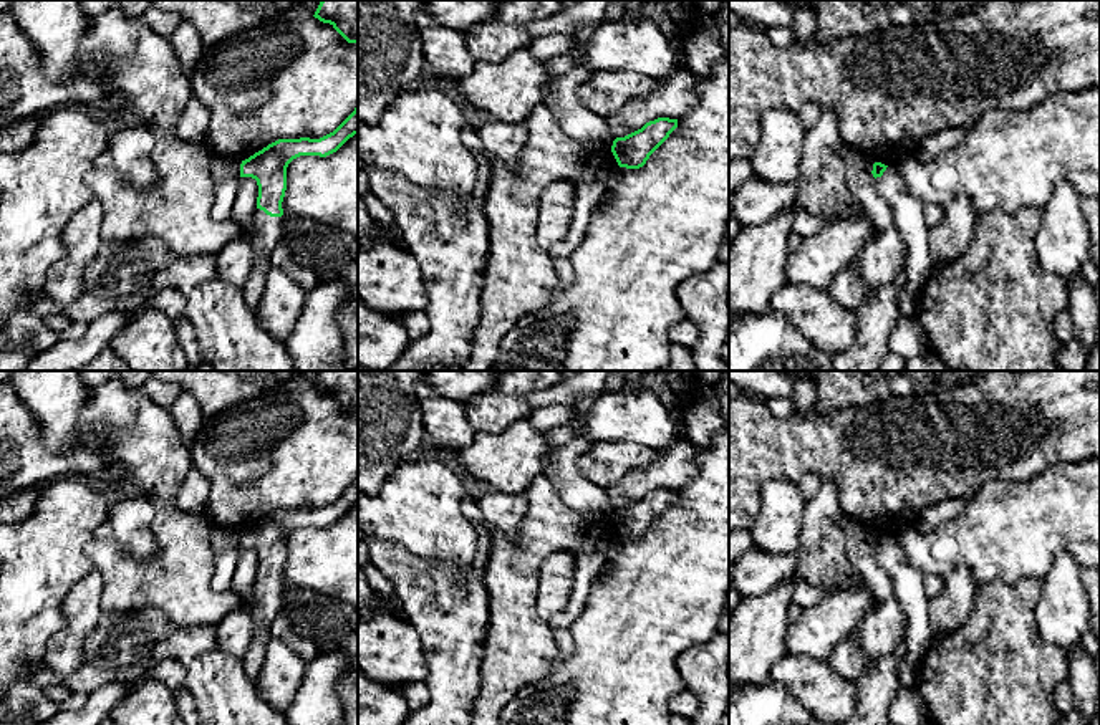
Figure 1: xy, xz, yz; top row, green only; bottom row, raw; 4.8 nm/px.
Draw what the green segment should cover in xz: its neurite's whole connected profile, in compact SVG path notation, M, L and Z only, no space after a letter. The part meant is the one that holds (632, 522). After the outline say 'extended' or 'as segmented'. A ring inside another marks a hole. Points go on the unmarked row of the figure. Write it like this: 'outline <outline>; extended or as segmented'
outline M658 488L625 508L616 508L611 523L618 536L626 540L643 538L676 498L678 490Z; as segmented

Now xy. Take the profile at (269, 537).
outline M358 477L330 505L320 510L278 510L240 535L240 548L252 548L258 556L253 598L245 609L252 616L253 637L270 627L282 609L282 573L287 561L287 538L300 526L326 528L358 505Z; extended

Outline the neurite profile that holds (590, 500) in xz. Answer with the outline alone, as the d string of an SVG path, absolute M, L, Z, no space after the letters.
M570 422L547 434L550 449L543 457L543 472L550 477L558 497L588 523L611 520L615 508L606 488L586 480L577 467L578 457L595 444L580 437Z

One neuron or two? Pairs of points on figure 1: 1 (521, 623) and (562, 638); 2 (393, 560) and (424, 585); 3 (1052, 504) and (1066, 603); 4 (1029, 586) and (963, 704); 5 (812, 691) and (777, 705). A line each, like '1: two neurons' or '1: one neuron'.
1: two neurons
2: one neuron
3: two neurons
4: one neuron
5: two neurons

